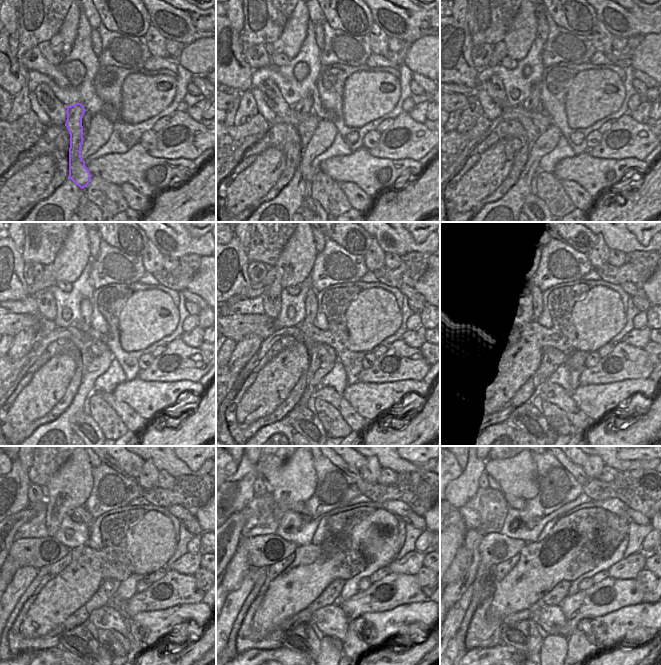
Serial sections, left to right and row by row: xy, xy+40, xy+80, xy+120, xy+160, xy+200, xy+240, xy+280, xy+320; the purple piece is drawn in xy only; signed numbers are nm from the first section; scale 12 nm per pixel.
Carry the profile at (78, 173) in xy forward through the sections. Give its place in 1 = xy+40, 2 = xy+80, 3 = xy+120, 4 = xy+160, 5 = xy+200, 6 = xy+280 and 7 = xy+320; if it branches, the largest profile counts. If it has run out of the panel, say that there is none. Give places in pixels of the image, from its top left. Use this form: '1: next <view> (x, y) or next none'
1: next xy+40 (304, 107)
2: next xy+80 (532, 103)
3: next xy+120 (84, 322)
4: next xy+160 (311, 303)
5: next xy+200 (534, 296)
6: next xy+280 (299, 507)
7: next xy+320 (513, 502)

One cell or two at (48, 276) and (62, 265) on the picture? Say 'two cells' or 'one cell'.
two cells

